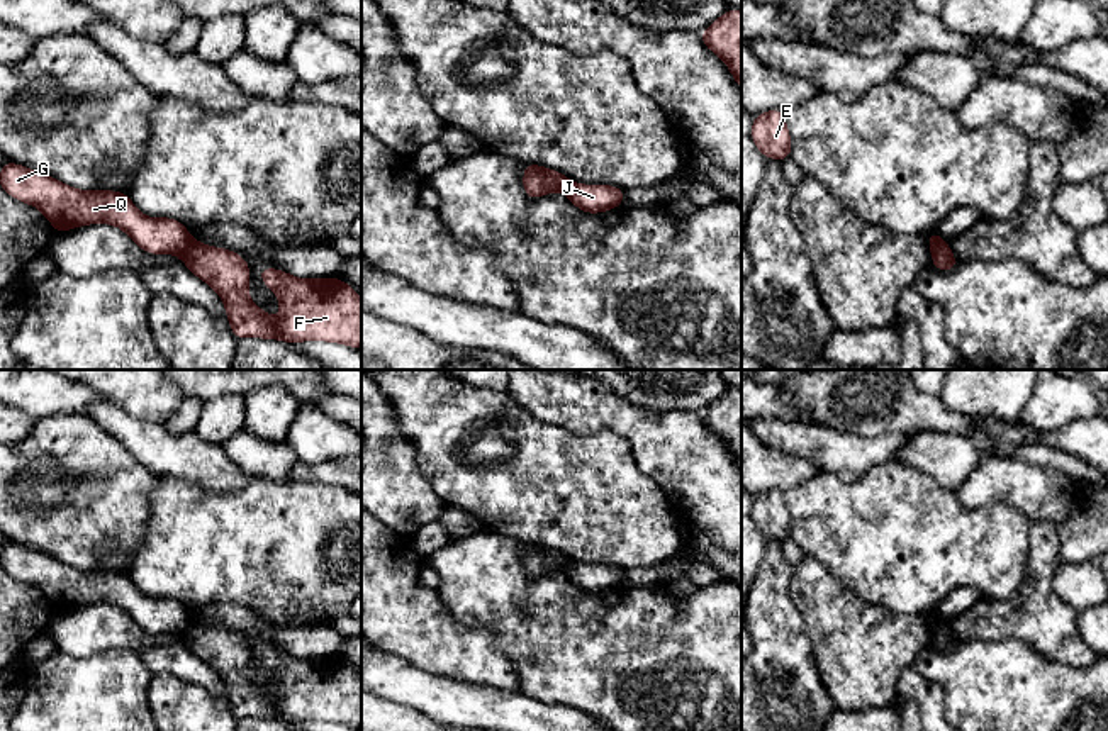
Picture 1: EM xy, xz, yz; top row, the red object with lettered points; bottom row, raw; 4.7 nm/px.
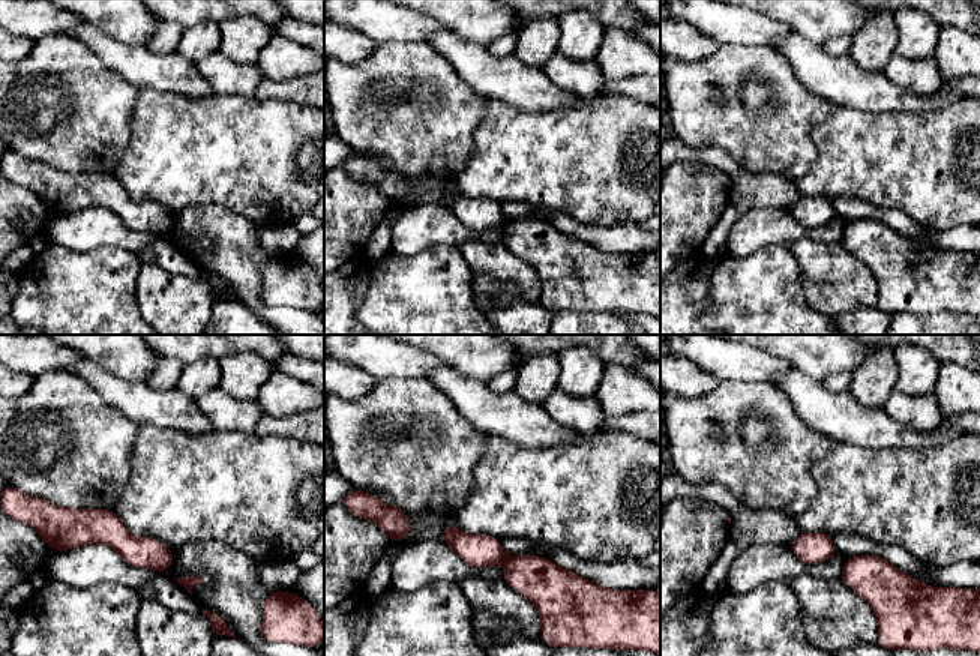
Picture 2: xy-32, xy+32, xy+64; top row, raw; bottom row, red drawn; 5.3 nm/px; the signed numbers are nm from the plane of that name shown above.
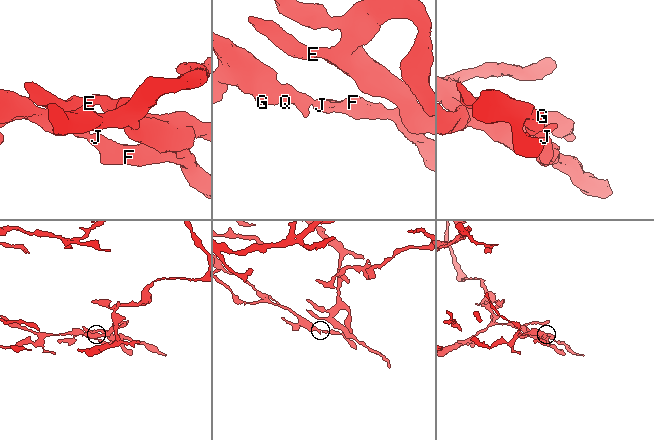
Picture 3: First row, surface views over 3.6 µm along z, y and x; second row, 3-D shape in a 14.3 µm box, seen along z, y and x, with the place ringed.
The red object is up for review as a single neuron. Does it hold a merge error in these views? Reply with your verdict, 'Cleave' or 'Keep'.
Cleave

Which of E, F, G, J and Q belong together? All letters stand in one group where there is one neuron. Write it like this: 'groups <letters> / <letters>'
groups E F J / G Q

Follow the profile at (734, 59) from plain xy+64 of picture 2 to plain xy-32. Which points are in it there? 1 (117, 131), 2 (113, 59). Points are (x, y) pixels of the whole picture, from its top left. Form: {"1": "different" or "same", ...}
{"1": "same", "2": "different"}

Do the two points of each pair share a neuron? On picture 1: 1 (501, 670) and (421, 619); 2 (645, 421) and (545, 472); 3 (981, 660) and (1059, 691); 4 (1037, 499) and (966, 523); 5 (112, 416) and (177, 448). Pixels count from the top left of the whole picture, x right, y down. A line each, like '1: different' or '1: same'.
1: same
2: different
3: same
4: different
5: same

